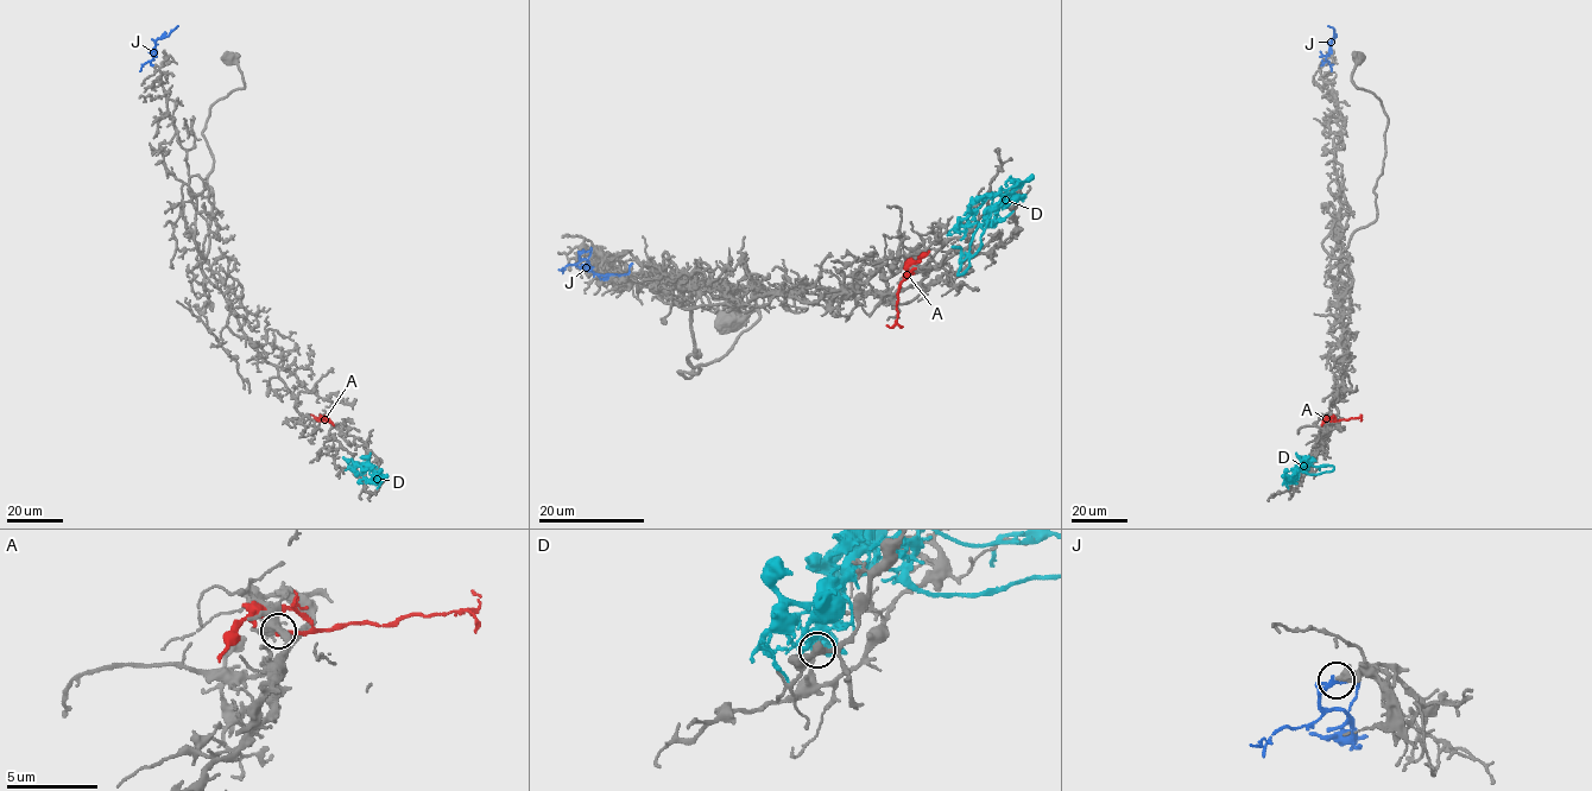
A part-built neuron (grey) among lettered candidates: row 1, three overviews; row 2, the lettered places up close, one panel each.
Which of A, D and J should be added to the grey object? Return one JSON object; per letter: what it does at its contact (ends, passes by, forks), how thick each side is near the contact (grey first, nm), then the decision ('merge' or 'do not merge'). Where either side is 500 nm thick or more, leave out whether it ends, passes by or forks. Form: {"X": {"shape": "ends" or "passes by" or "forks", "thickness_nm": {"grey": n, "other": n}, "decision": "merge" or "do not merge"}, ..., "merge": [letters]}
{"A": {"shape": "ends", "thickness_nm": {"grey": 440, "other": 200}, "decision": "do not merge"}, "D": {"shape": "ends", "thickness_nm": {"grey": 200, "other": 240}, "decision": "do not merge"}, "J": {"thickness_nm": {"grey": 500, "other": 220}, "decision": "merge"}, "merge": ["J"]}

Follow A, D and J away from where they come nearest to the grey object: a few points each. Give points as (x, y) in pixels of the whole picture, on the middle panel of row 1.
A: (914, 269), (898, 291), (897, 323), (892, 327), (886, 324)
D: (991, 196), (1003, 196), (980, 236), (980, 247), (961, 274)
J: (585, 251), (579, 257), (587, 261), (595, 274), (625, 274), (632, 264)

